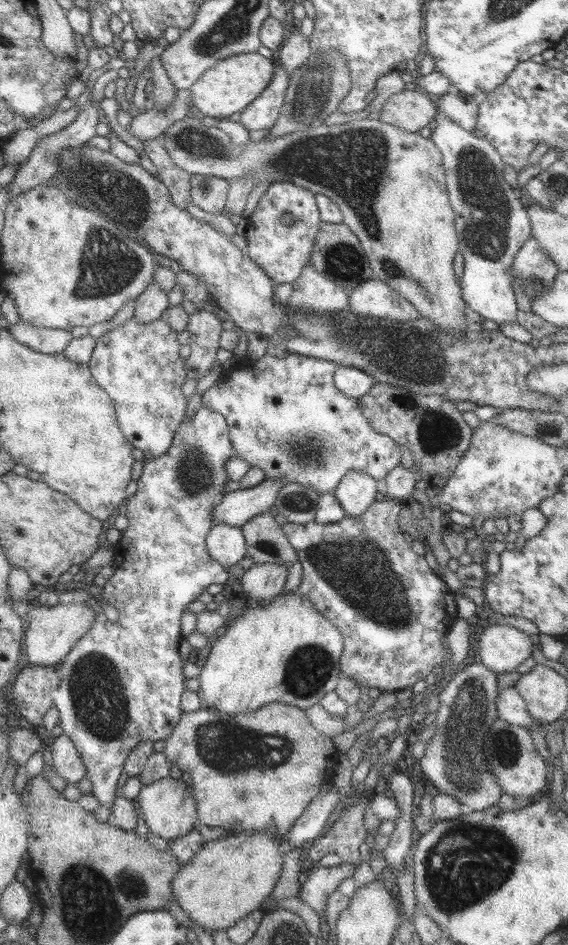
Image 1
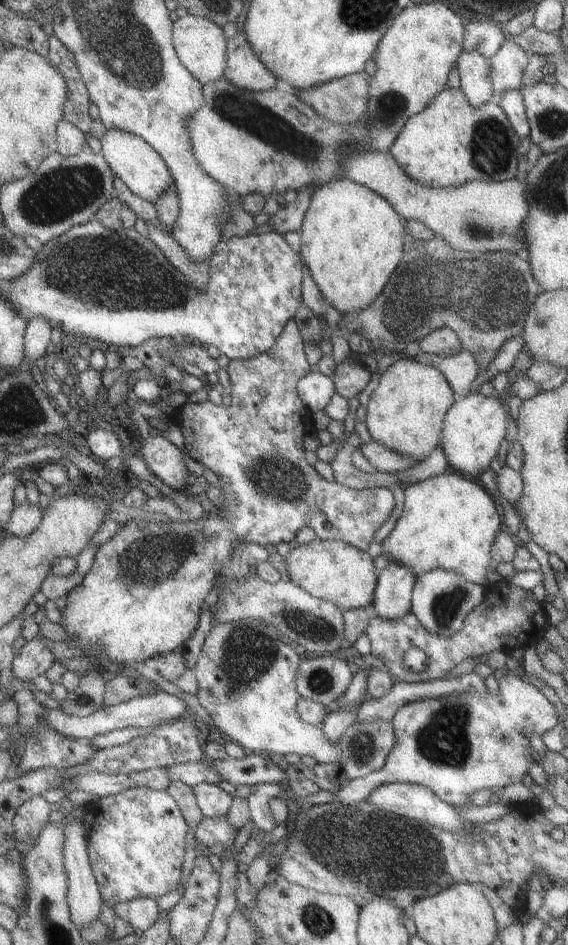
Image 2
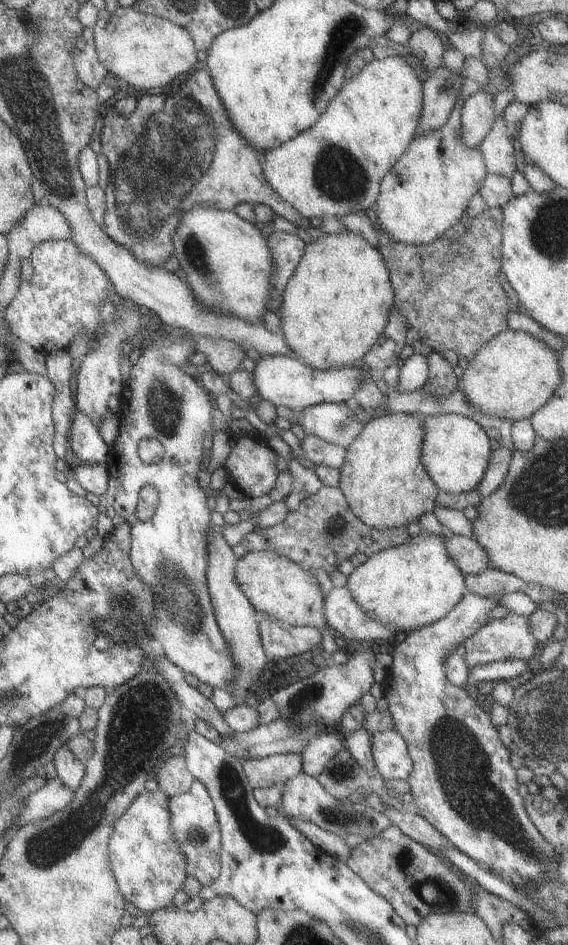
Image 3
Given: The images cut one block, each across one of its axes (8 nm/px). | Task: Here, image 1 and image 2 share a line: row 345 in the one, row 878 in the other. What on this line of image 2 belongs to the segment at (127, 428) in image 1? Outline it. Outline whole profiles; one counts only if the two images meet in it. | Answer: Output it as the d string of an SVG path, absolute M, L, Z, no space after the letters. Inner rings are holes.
M130 787L99 797L96 802L82 808L81 815L89 866L103 902L115 906L118 902L130 901L139 896L159 898L176 888L180 879L186 847L185 834L188 828L177 803L164 790Z

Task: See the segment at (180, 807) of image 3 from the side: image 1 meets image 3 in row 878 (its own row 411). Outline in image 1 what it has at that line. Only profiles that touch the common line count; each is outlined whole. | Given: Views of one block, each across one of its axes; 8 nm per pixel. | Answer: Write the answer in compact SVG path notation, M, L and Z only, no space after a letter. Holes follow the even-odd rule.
M206 405L200 406L190 418L185 418L174 430L171 444L169 448L161 455L155 458L147 458L143 460L142 471L139 479L136 481L137 490L135 494L127 497L126 518L127 528L121 532L121 538L116 543L124 554L124 558L113 558L110 566L113 566L113 575L106 580L102 592L95 596L97 600L96 616L92 619L91 627L87 629L87 633L81 636L77 643L69 650L69 653L62 658L55 666L37 665L33 670L25 668L25 664L21 665L17 674L14 676L10 686L6 690L9 702L17 708L17 712L32 724L33 729L41 732L41 720L43 715L49 708L57 710L57 723L62 730L62 735L66 736L76 748L80 759L84 766L84 773L86 779L91 783L91 792L93 798L96 798L98 806L111 809L114 800L116 799L115 789L117 787L117 780L120 776L124 759L130 753L135 745L140 742L155 742L156 740L165 740L167 735L171 732L173 725L179 720L182 710L180 709L180 696L185 690L184 681L186 680L182 673L181 658L178 654L179 641L183 638L179 634L180 618L187 610L187 606L201 594L205 588L211 584L223 585L228 578L227 568L219 565L207 555L204 541L207 537L207 532L211 529L213 517L213 508L219 504L219 500L224 496L224 486L228 478L225 474L225 463L227 459L234 455L229 437L226 429L226 422L223 416L217 414L214 410L209 410ZM99 604L109 604L113 606L118 612L117 622L110 622L105 618L101 612Z

